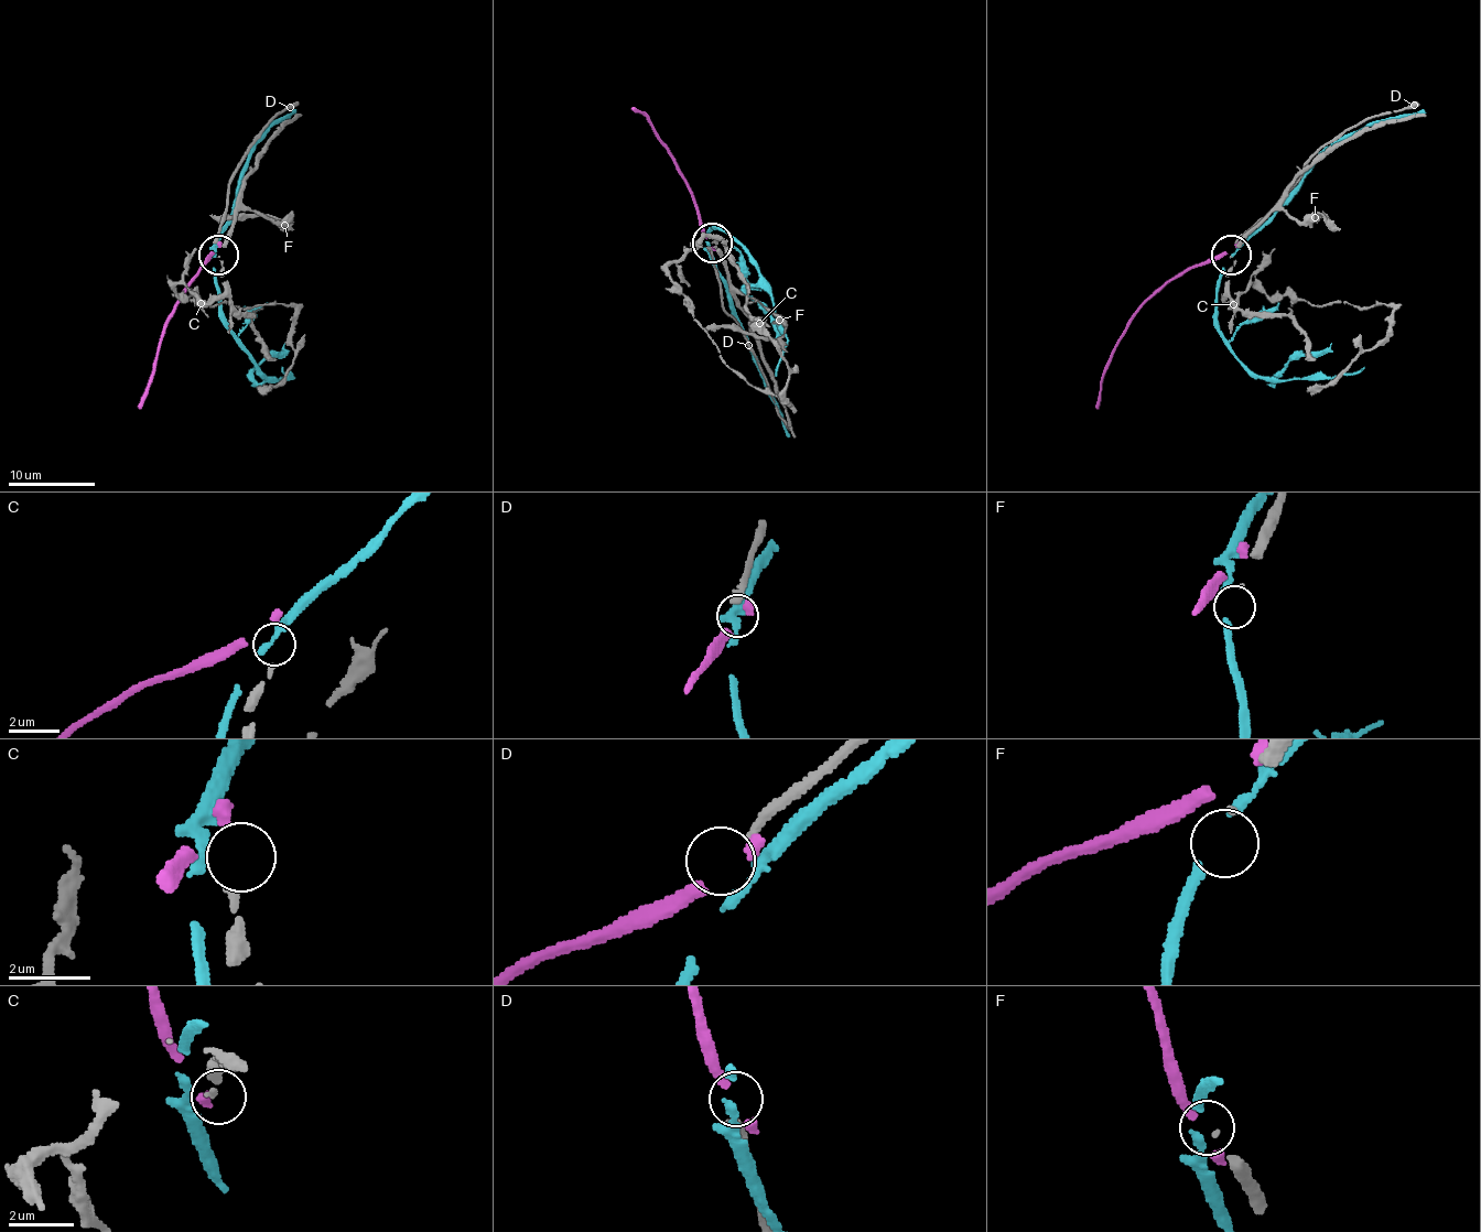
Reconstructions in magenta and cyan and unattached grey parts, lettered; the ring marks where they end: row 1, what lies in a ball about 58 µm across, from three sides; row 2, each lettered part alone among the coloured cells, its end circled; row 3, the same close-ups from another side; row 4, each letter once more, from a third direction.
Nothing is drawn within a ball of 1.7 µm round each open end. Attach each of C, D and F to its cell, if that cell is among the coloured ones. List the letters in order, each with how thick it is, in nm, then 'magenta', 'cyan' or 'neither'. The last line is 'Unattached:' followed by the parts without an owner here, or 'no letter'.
C: 150 nm | neither
D: 260 nm | neither
F: 70 nm | neither
Unattached: C, D, F

